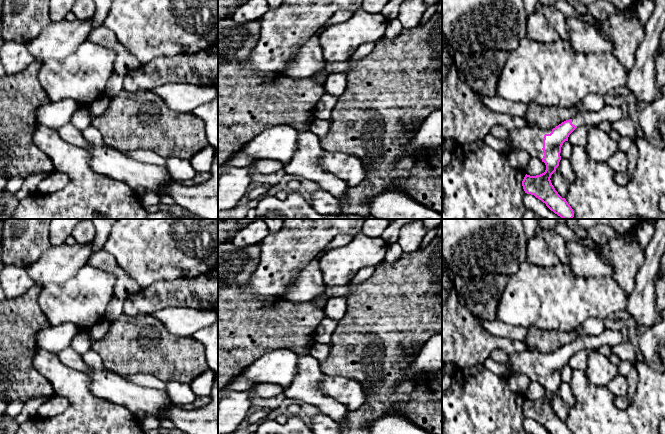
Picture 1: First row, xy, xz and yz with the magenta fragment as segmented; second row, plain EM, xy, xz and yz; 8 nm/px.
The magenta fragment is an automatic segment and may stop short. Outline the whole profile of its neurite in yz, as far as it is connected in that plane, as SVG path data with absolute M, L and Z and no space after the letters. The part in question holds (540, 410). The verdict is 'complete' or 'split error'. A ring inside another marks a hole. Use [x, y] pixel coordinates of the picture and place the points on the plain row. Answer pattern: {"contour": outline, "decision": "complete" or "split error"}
{"contour": "M605 329L597 336L577 336L577 338L569 344L566 344L553 353L540 353L538 351L530 351L528 348L522 352L509 354L509 365L514 373L526 375L531 382L537 381L546 389L544 397L536 400L525 399L522 410L527 418L534 419L541 424L550 434L573 434L565 422L562 422L555 414L551 407L551 399L556 395L561 384L561 371L565 365L568 365L569 359L580 350L591 349L598 351L602 346L609 345L611 347L620 344L622 341L622 333L620 330Z", "decision": "split error"}

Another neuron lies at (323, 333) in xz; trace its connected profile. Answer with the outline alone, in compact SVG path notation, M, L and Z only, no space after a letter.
M324 315L320 324L314 331L314 342L315 343L330 343L332 335L337 331L338 321L335 321L328 316Z

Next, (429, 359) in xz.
M442 332L435 333L424 343L413 364L407 370L401 369L399 375L408 384L437 370L442 370Z

